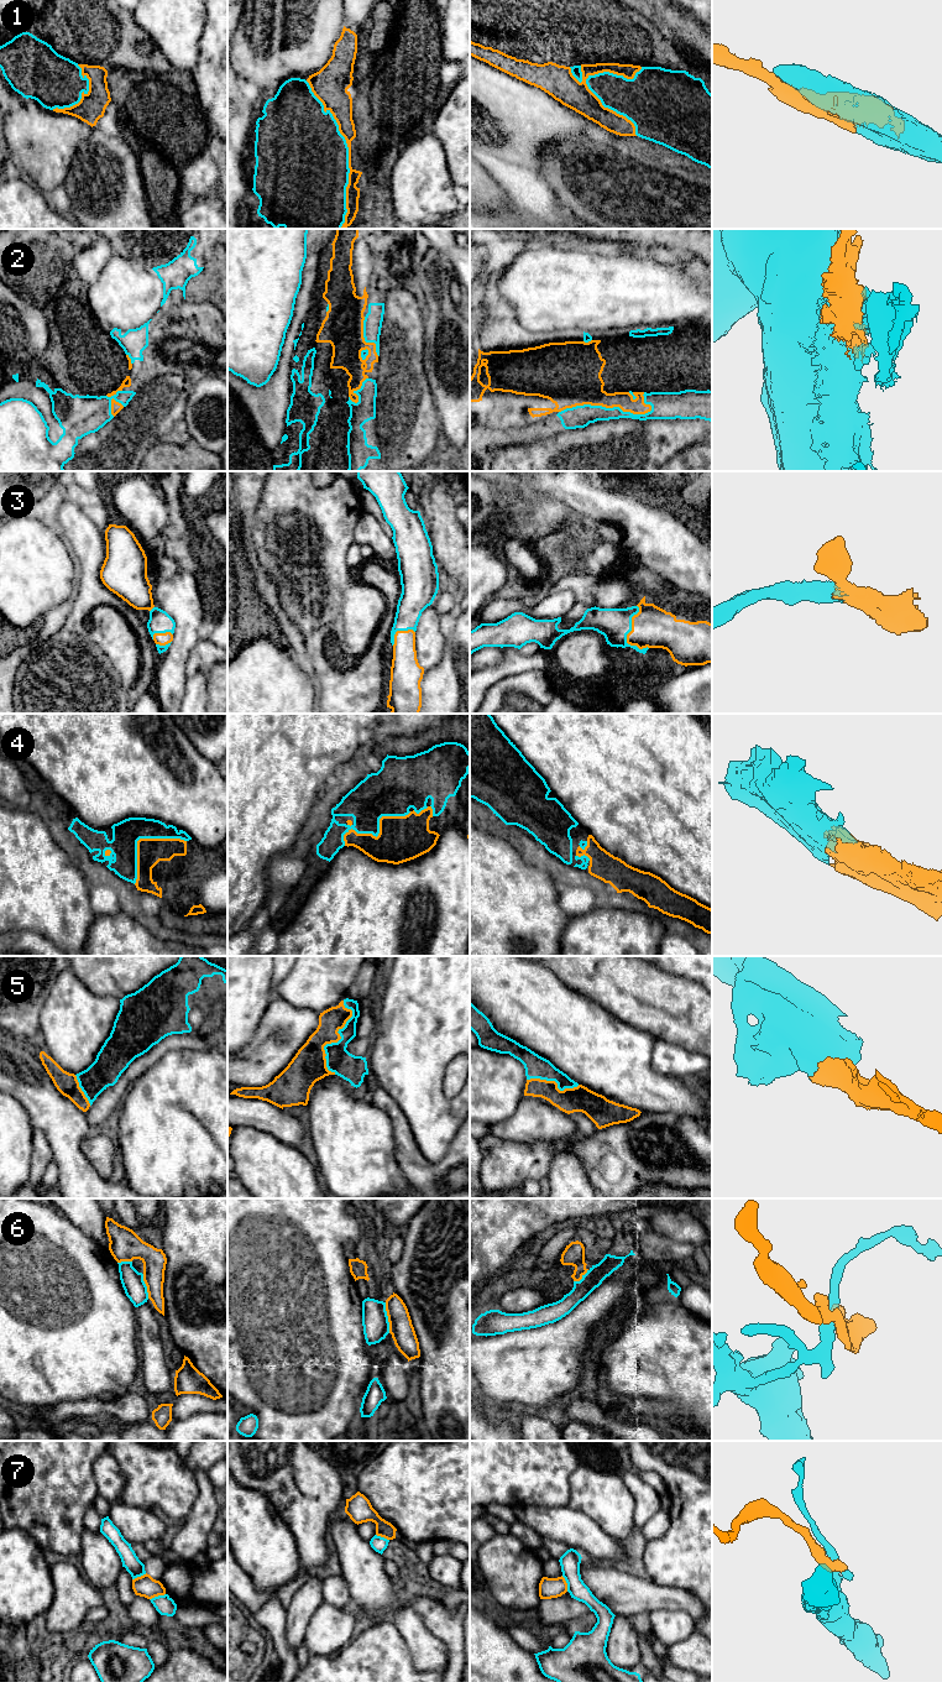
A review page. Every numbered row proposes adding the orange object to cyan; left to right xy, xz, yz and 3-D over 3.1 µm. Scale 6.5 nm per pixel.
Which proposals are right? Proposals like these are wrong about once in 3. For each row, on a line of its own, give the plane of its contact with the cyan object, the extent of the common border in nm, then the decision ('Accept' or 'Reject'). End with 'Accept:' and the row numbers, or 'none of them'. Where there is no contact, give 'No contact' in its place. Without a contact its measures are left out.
1: Touches cyan in xz. Shared border 1000 nm. Accept
2: Touches cyan in yz. Shared border 600 nm. Reject
3: Touches cyan in yz. Shared border 300 nm. Accept
4: Touches cyan in xz. Shared border 500 nm. Accept
5: Touches cyan in xz. Shared border 480 nm. Accept
6: Touches cyan in xz. Shared border 200 nm. Reject
7: Touches cyan in xy. Shared border 110 nm. Reject
Accept: 1, 3, 4, 5

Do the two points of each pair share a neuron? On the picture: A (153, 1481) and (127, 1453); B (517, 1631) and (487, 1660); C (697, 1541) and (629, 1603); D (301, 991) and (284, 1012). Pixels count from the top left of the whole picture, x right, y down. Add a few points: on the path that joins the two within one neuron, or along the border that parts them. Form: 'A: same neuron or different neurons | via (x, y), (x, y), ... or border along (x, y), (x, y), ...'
A: same neuron | via (148, 1474), (134, 1460)
B: different neurons | border along (501, 1623), (518, 1645), (533, 1654)
C: different neurons | border along (649, 1577), (659, 1584), (681, 1588)
D: different neurons | border along (278, 998), (293, 1006), (319, 1012)

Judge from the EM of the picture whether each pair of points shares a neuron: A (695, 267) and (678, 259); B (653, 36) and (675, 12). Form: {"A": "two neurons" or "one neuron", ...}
{"A": "one neuron", "B": "two neurons"}

